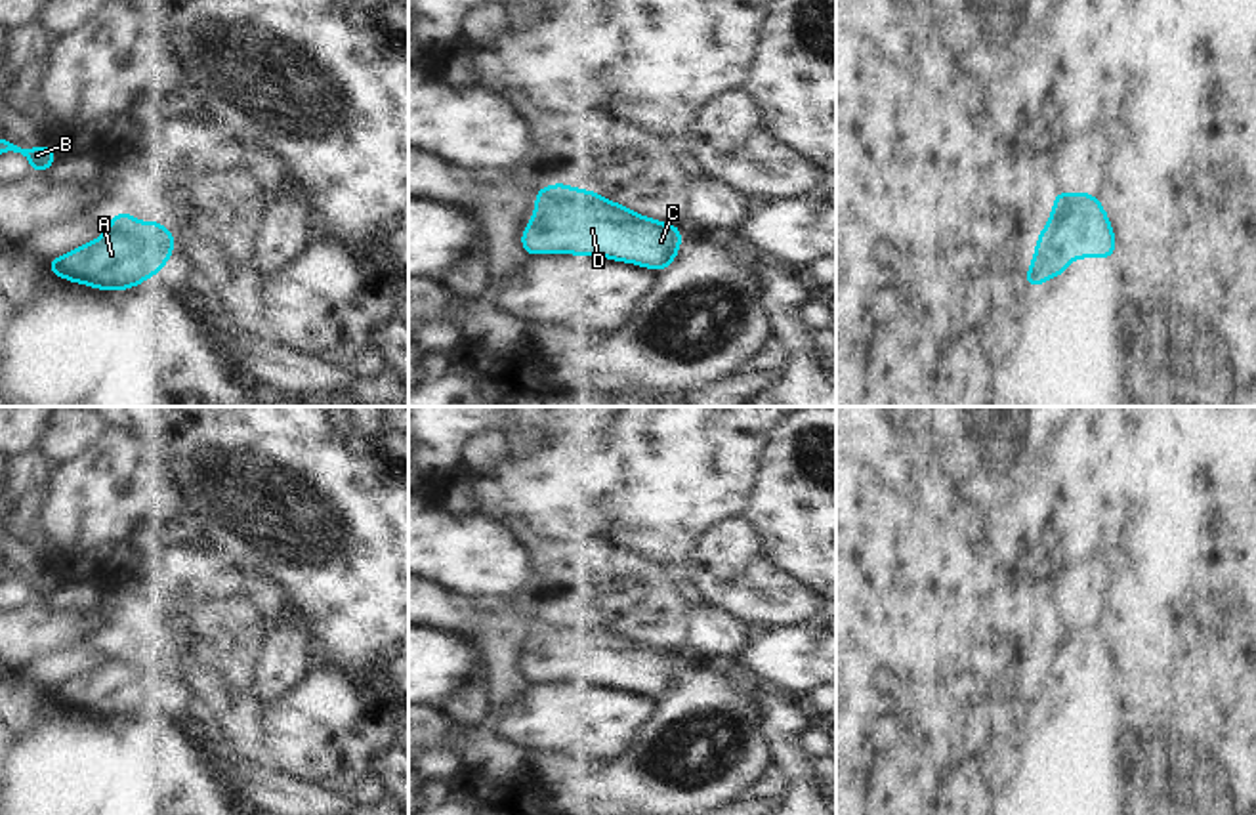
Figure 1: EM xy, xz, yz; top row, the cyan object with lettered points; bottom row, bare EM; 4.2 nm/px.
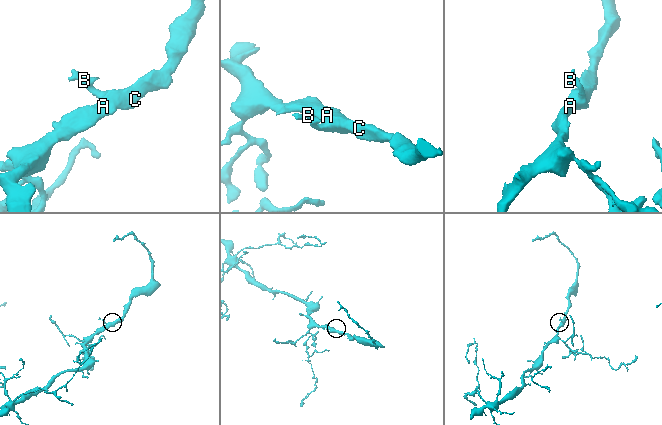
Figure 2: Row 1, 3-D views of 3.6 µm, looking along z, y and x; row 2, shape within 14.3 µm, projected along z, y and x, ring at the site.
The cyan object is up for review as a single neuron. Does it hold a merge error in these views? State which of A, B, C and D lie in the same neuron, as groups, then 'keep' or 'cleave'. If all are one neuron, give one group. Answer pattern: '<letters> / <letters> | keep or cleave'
A B C D | keep

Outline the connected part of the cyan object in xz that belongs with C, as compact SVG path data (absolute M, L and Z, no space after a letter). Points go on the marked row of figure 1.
M561 181L538 189L534 202L538 210L519 239L529 256L592 254L660 273L676 260L683 239L676 223L649 219Z

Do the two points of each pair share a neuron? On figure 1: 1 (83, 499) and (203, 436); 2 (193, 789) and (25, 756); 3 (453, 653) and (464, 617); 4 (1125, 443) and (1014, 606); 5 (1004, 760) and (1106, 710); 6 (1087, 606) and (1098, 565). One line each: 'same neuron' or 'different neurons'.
1: different neurons
2: same neuron
3: different neurons
4: different neurons
5: different neurons
6: same neuron

